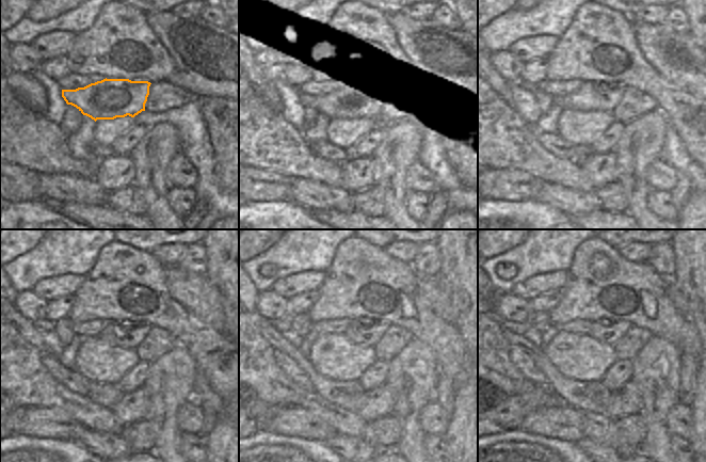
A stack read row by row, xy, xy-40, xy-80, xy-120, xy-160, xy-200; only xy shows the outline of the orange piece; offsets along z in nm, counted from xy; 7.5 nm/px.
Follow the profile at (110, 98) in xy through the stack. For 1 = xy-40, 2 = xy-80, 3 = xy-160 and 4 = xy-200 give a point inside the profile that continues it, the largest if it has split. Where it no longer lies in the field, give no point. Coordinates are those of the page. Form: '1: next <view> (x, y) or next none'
1: next xy-40 (351, 98)
2: next xy-80 (591, 96)
3: next xy-160 (362, 333)
4: next xy-200 (609, 333)

